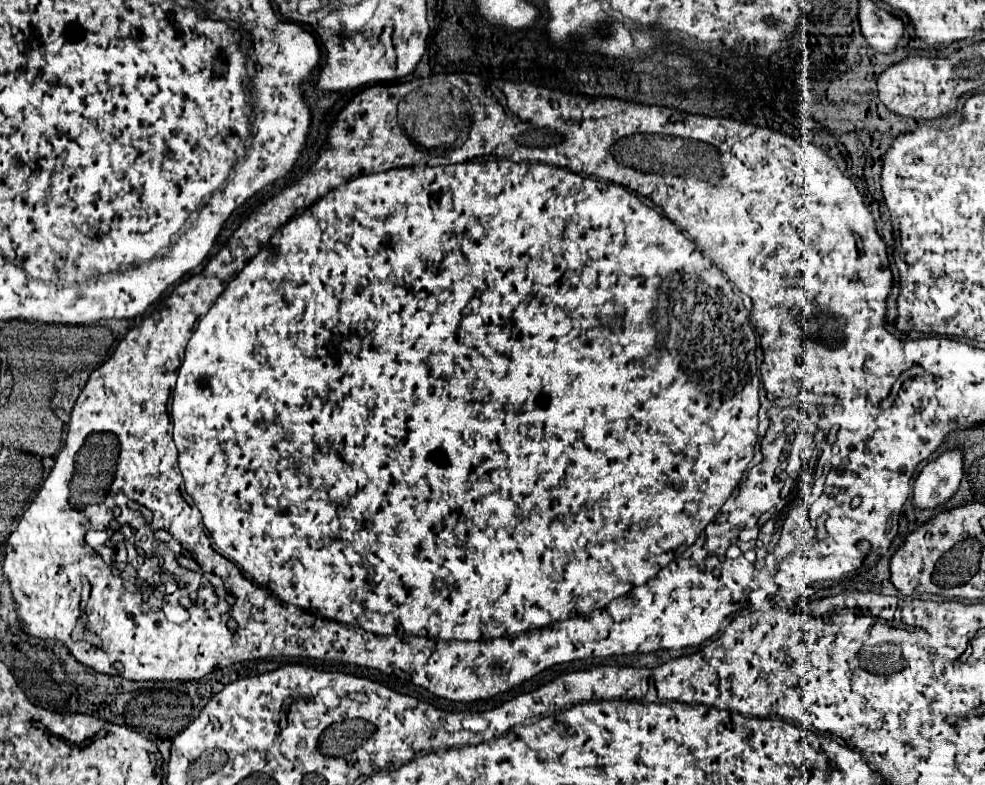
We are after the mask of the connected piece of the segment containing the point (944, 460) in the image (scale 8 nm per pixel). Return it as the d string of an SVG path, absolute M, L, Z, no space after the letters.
M953 448L925 464L913 488L915 508L921 510L945 504L959 488L963 478L963 462L965 450Z

